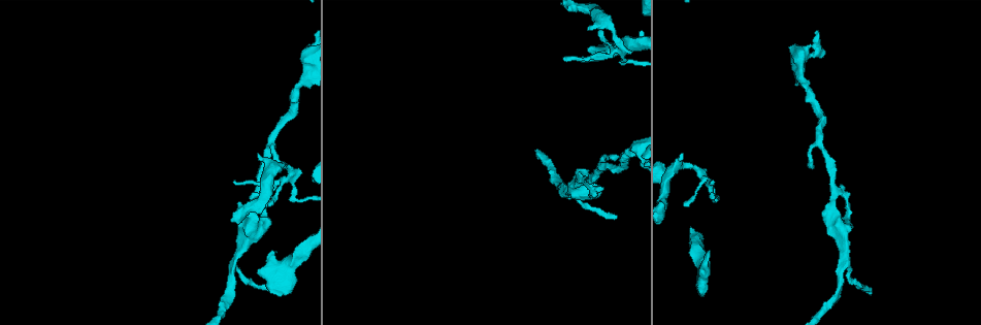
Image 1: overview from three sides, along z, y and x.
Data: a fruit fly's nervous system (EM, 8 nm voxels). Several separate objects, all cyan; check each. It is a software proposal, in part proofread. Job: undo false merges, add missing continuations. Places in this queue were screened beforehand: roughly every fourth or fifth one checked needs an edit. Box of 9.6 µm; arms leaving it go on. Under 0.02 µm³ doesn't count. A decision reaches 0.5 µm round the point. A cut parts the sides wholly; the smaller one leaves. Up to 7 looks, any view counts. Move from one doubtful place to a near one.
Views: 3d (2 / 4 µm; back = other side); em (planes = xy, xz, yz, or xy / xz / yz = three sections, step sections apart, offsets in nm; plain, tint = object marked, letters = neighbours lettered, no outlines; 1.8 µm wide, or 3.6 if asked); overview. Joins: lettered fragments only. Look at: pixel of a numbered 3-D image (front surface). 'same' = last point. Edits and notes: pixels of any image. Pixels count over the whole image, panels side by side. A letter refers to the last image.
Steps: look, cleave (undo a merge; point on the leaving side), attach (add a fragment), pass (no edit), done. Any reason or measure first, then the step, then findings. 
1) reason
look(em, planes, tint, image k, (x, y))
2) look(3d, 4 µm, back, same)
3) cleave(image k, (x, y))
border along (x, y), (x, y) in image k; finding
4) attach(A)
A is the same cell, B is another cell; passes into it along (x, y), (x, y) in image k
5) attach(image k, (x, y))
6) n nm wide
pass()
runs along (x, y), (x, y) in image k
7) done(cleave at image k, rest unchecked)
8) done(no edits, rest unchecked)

an open end
look(em, yz, step 4, letters, image 1, (841, 185))

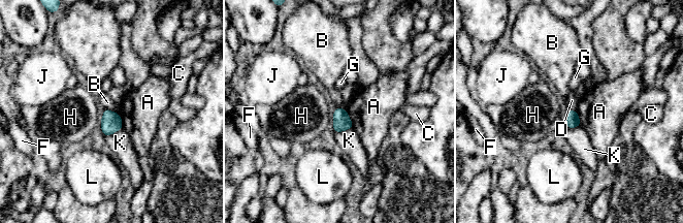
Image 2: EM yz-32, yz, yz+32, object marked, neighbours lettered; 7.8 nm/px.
cut it another way
look(em, xy, step 16, letters, same)

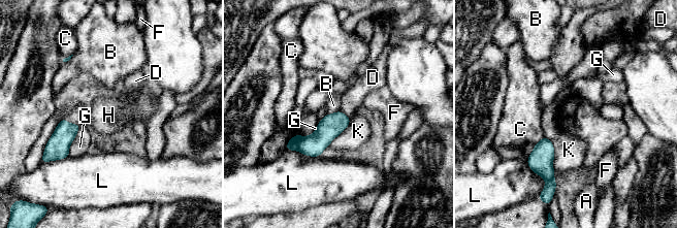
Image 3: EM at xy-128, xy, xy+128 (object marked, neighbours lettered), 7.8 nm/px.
pass()
A, B, C, D, F, G, H, K and L are other cells; runs along (347, 120), (314, 144), (288, 147) in image 3; none of them fits

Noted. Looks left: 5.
look(em, yz, step 4, tint, image 1, (259, 154))

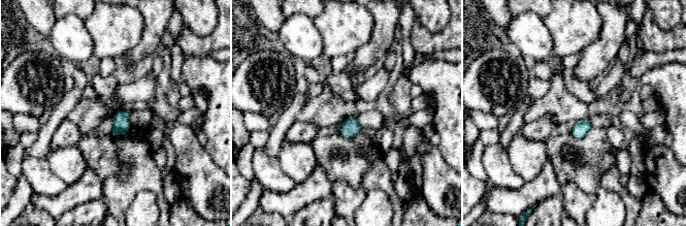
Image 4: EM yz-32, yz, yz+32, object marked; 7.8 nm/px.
another direction
look(em, planes, letters, same)

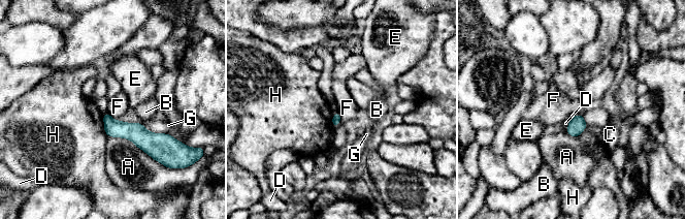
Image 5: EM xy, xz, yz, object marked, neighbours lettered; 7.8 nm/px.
pass()
A, B, C, D, E, F, G and H are other cells; runs along (105, 117), (142, 138), (166, 137) in image 5; none of them fits

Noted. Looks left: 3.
an open end
look(em, planes, letters, image 1, (288, 294))

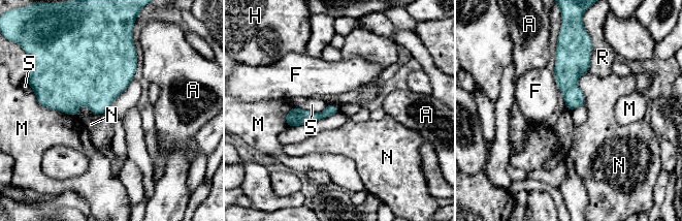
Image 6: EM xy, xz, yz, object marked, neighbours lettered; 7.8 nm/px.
pass()
A, F, H, M, N, R and S are other cells; runs along (334, 111), (313, 117), (288, 118) in image 6; none of them fits

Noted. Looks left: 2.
done(no edits, rest unchecked)

